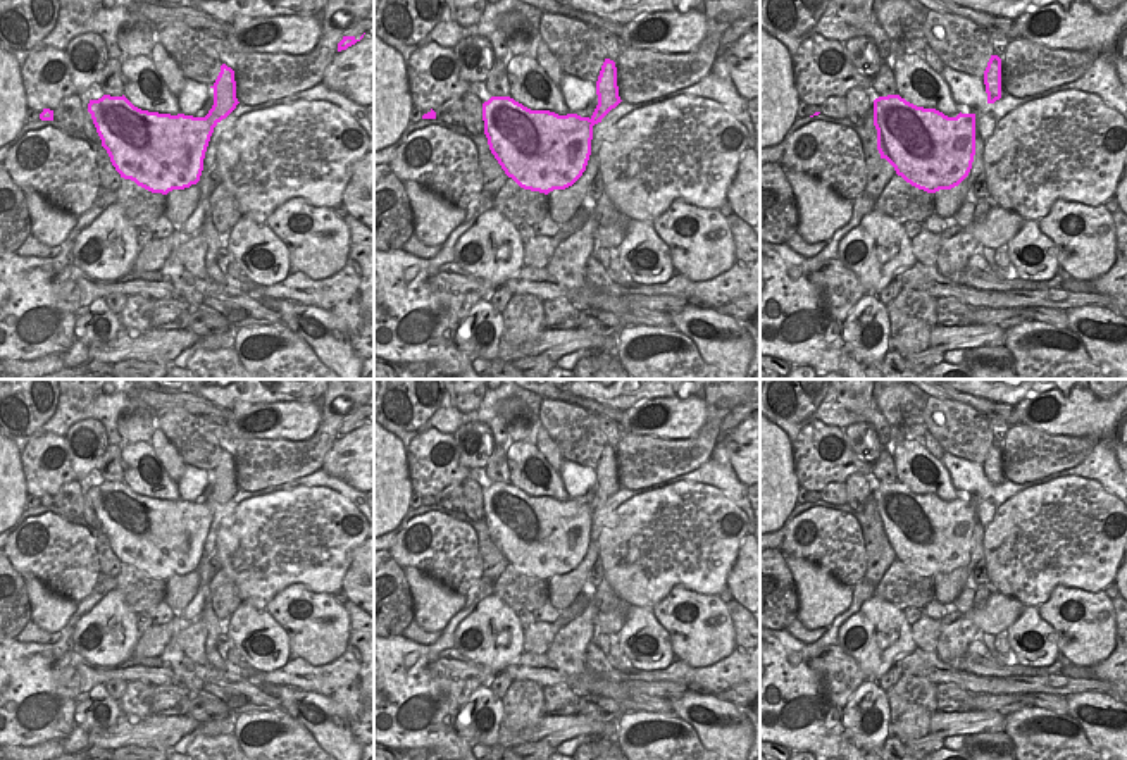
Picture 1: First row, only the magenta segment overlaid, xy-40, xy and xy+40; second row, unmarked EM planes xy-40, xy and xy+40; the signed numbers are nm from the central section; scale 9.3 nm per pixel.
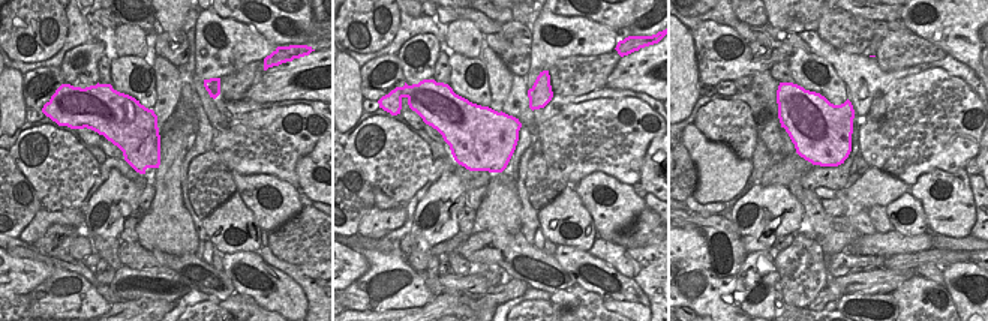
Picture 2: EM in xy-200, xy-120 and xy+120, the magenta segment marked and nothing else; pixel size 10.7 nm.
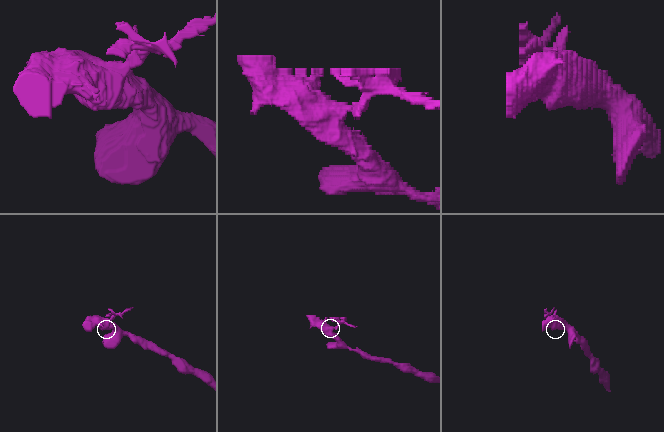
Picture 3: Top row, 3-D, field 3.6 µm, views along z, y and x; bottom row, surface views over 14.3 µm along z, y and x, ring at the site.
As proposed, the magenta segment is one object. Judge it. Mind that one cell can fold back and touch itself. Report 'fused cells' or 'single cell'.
fused cells

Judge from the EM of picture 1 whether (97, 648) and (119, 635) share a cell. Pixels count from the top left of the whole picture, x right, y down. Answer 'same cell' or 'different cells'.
same cell

